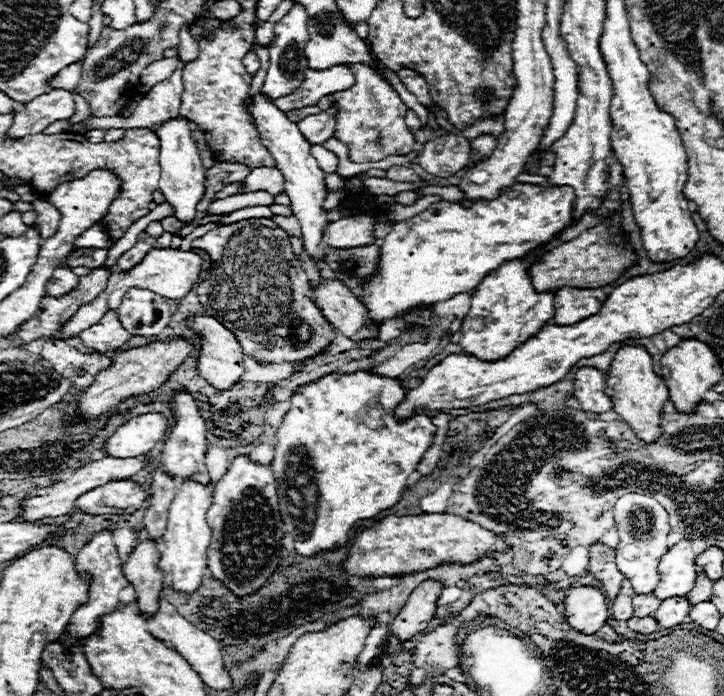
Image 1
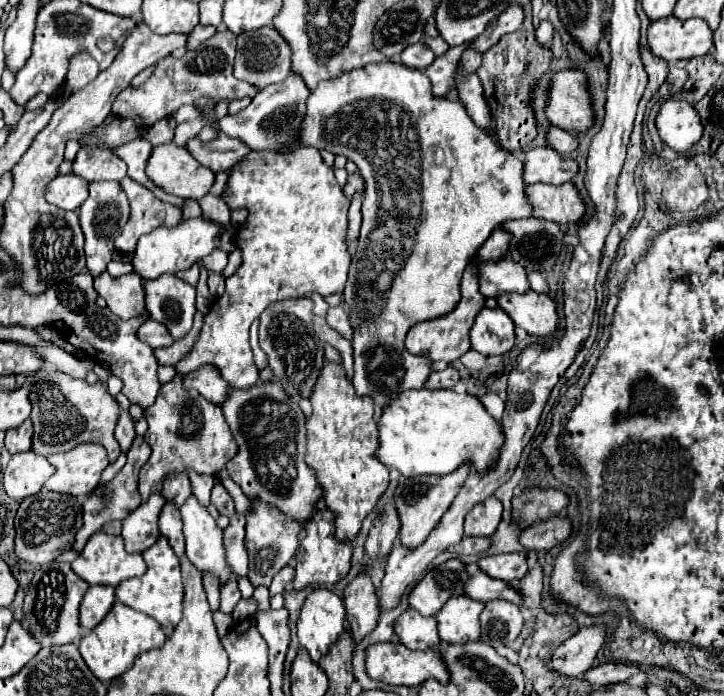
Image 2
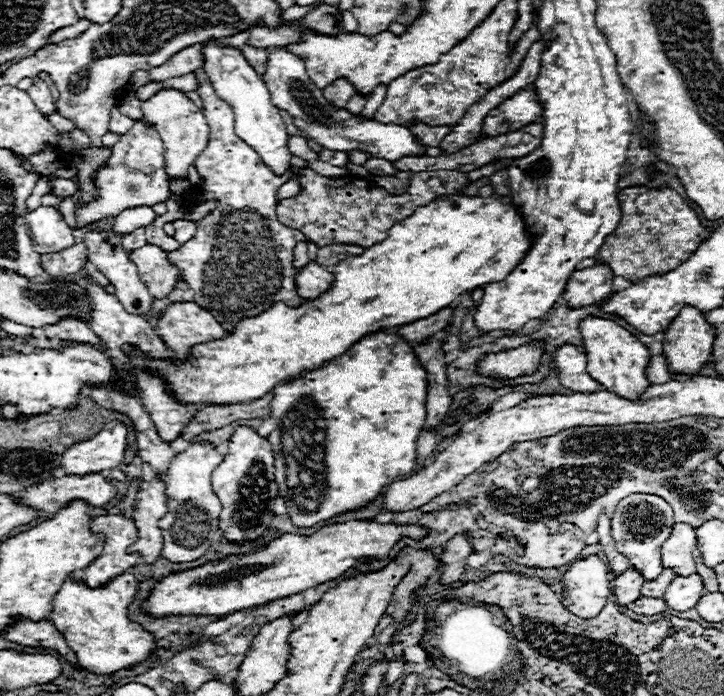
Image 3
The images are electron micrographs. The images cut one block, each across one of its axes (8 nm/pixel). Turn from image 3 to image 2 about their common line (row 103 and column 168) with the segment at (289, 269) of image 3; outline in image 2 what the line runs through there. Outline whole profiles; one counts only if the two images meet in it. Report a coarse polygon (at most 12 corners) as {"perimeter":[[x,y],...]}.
{"perimeter":[[128,176],[120,184],[132,212],[116,250],[132,252],[142,234],[174,226],[180,208]]}

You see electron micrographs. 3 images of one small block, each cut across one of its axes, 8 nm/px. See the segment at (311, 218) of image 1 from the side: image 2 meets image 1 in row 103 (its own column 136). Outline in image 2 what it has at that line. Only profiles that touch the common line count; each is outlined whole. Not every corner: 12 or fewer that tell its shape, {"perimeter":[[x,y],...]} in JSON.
{"perimeter":[[220,224],[158,226],[134,250],[134,272],[188,270],[220,238]]}

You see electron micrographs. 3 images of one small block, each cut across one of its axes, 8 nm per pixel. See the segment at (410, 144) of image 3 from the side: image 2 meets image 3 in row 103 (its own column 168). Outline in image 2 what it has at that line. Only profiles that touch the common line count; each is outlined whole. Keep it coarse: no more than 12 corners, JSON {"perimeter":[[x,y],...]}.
{"perimeter":[[174,274],[142,282],[150,318],[190,330],[196,288]]}

